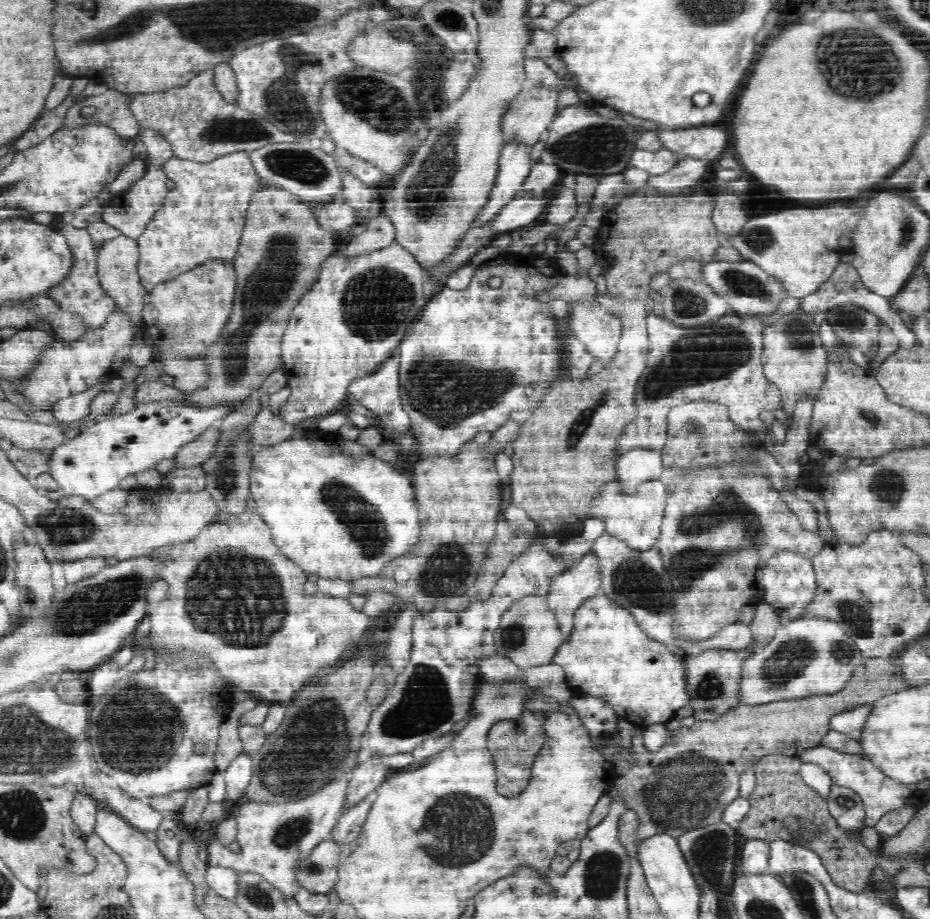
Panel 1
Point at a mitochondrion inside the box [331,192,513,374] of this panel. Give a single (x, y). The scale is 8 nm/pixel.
(375, 304)

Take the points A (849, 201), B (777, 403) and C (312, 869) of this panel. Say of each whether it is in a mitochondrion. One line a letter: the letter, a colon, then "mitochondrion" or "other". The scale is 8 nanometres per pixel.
A: other
B: other
C: mitochondrion

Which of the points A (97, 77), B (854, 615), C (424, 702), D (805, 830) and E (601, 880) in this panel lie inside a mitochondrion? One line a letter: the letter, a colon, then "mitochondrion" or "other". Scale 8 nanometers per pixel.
A: other
B: mitochondrion
C: mitochondrion
D: mitochondrion
E: mitochondrion

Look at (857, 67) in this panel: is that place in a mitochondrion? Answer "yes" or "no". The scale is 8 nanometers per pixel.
yes

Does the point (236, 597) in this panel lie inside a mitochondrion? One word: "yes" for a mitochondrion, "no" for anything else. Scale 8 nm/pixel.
yes

